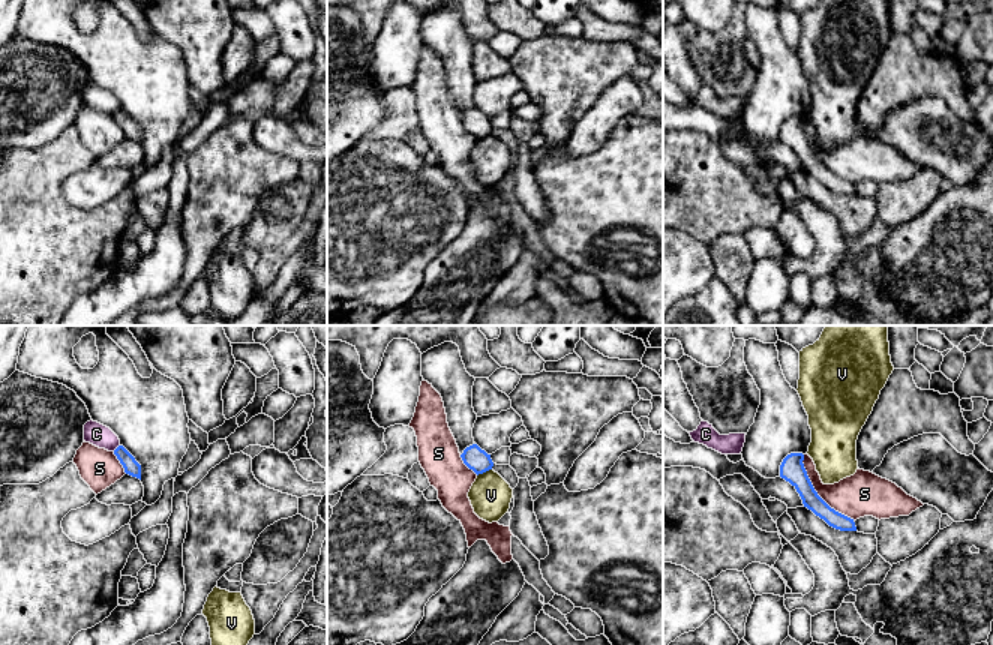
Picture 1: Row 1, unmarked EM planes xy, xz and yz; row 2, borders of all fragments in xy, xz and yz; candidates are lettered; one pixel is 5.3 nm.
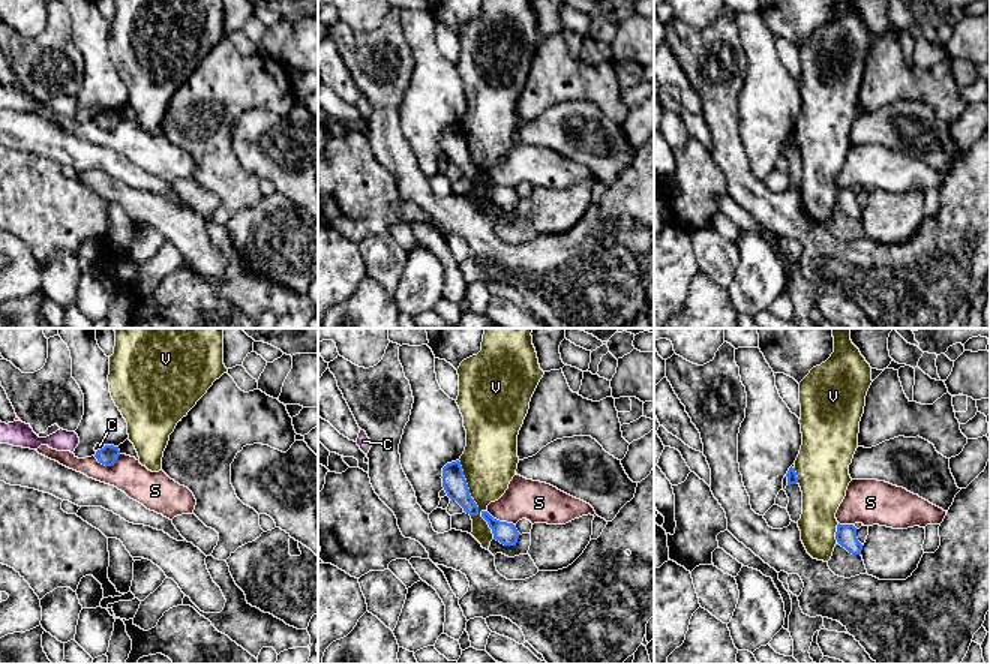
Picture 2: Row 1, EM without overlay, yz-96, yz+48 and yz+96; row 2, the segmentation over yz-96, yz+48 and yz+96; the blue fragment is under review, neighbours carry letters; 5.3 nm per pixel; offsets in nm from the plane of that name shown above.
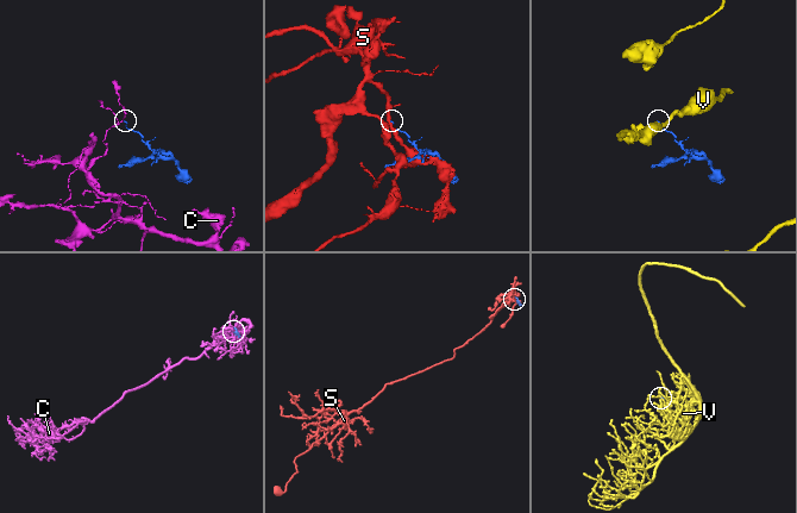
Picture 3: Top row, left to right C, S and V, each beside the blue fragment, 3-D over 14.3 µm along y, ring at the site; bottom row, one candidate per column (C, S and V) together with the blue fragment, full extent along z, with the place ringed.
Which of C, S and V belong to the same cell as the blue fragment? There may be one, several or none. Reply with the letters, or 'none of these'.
none of these

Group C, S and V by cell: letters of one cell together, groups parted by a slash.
C / S / V

